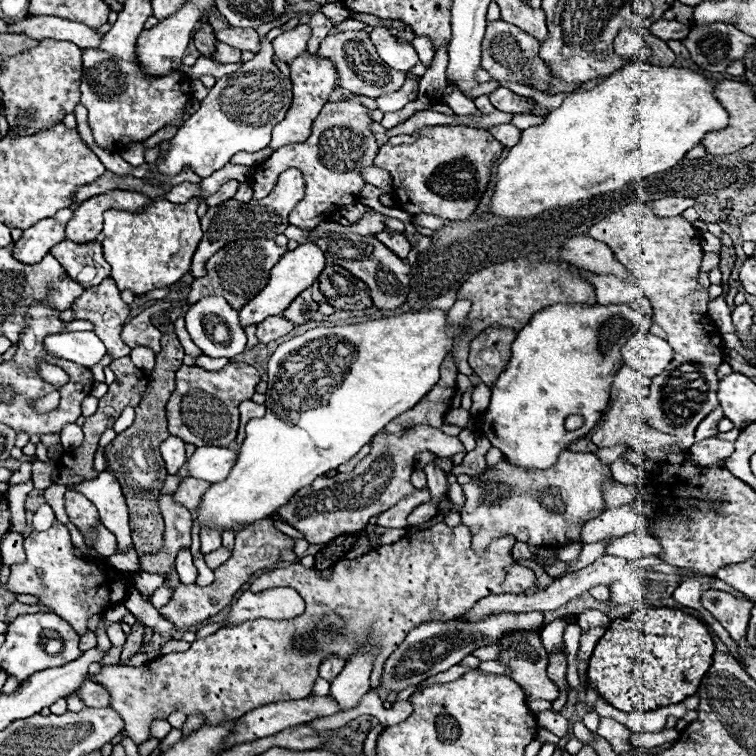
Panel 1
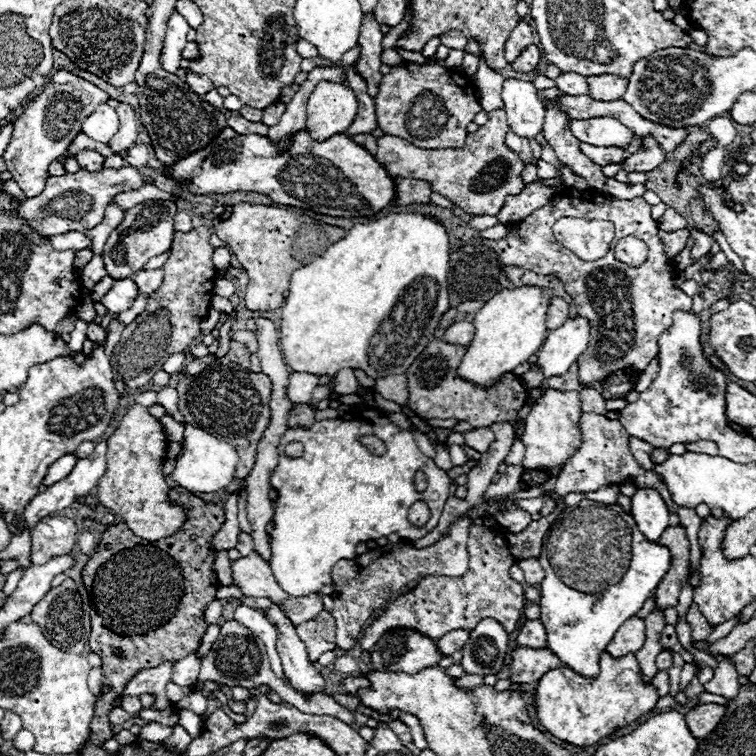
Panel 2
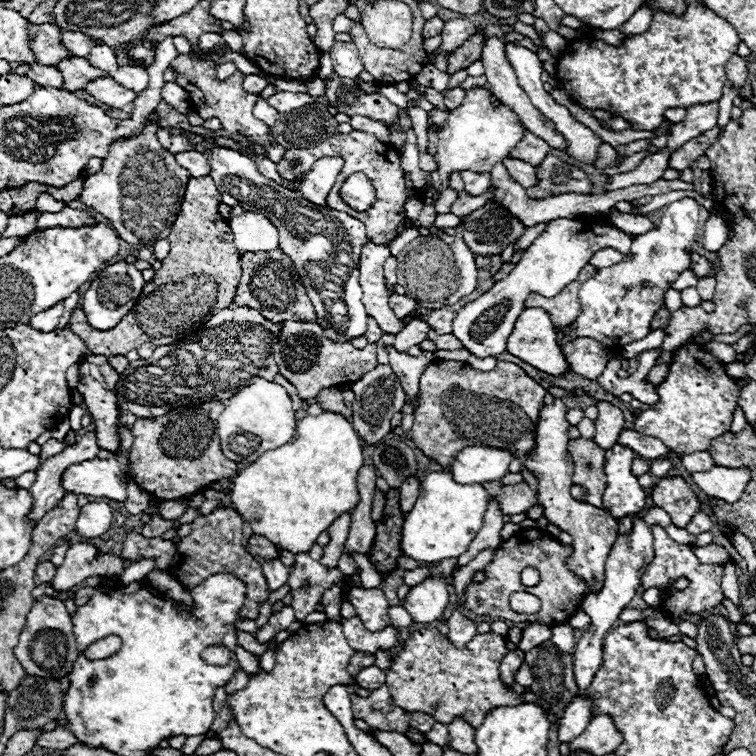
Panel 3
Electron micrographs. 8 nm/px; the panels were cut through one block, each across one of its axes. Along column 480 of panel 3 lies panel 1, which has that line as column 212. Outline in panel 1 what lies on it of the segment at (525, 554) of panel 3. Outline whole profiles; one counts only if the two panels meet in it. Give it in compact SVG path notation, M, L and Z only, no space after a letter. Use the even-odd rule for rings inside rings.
M260 520L260 524L252 524L252 528L244 528L236 532L236 544L234 544L232 556L222 566L214 568L214 582L206 588L200 588L196 584L190 584L190 586L180 584L174 590L172 600L160 608L160 616L172 622L176 628L184 628L184 626L194 626L218 614L232 602L232 596L250 580L254 572L262 568L270 568L272 564L278 562L278 556L282 550L292 550L292 548L294 548L294 540L282 534L280 530L276 530L274 520Z

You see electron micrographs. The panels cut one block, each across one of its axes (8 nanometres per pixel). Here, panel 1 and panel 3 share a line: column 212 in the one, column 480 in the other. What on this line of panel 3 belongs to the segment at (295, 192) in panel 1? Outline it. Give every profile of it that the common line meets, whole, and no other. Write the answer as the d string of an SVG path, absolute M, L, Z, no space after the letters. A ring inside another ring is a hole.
M486 202L482 208L462 216L460 220L464 220L464 228L460 230L462 238L474 254L482 256L502 254L502 250L526 230L524 224L510 216L510 212L498 202Z

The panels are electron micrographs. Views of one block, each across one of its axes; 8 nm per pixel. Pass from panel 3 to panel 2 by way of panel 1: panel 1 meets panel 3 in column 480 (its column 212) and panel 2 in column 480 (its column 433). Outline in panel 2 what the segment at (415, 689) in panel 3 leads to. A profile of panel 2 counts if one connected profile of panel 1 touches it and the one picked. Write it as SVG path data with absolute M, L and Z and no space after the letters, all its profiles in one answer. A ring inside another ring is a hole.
M472 526L468 536L468 552L470 570L464 576L426 576L418 582L414 590L390 602L386 612L364 630L360 638L362 650L374 648L376 640L390 628L410 628L434 640L442 638L452 630L474 630L482 618L498 620L506 628L506 632L512 634L524 614L526 596L524 588L508 574L510 566L514 564L514 556L508 550L508 542L504 540L504 536L484 526Z

